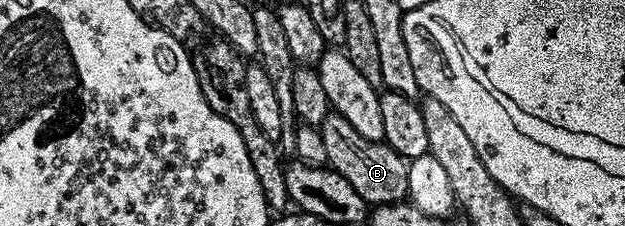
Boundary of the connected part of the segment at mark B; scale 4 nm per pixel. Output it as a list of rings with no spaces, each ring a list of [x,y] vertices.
[[[330,112],[319,128],[323,144],[327,146],[329,165],[336,173],[343,175],[343,179],[347,179],[347,183],[351,183],[355,191],[359,191],[366,206],[380,207],[406,200],[409,169],[406,158],[399,156],[387,144],[363,139],[363,135],[359,135],[359,131],[355,131],[355,127],[351,127],[351,123],[347,123],[347,119],[343,119],[338,113]]]

